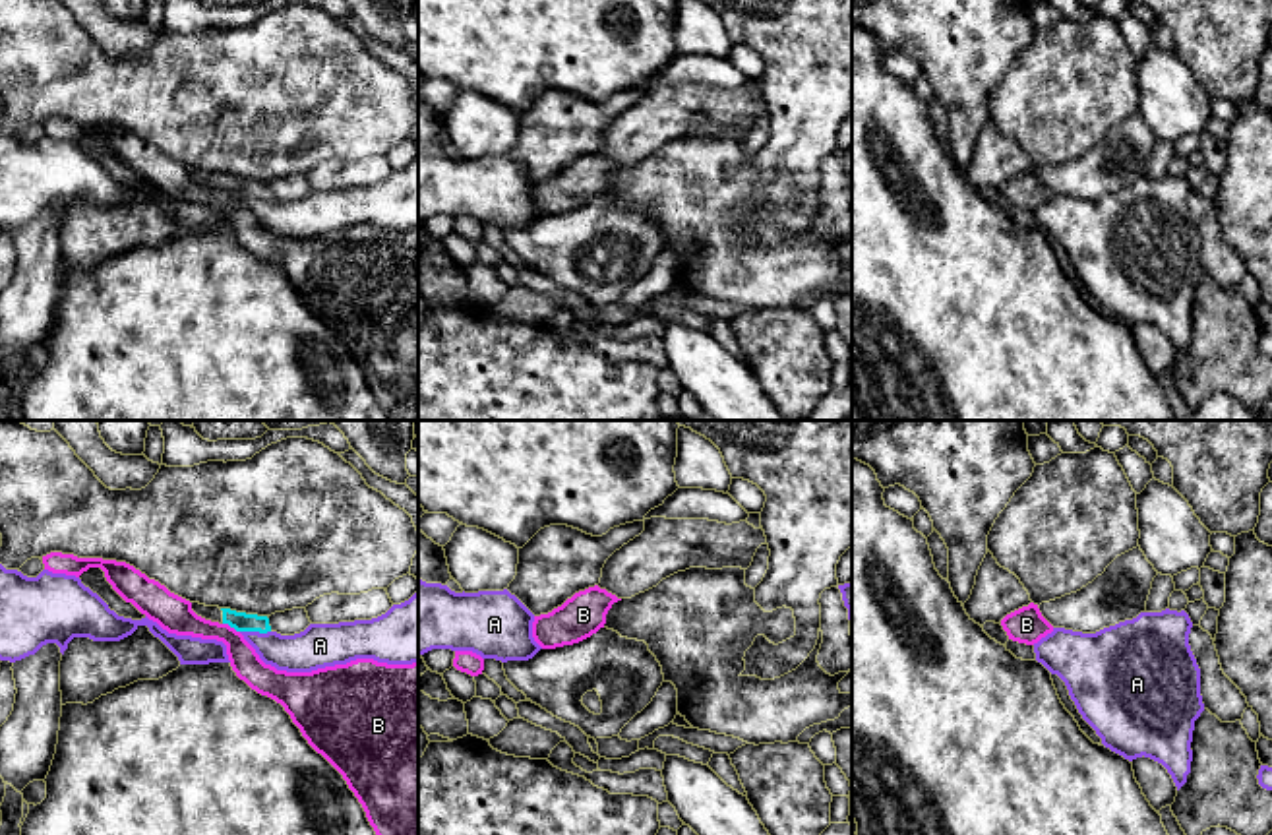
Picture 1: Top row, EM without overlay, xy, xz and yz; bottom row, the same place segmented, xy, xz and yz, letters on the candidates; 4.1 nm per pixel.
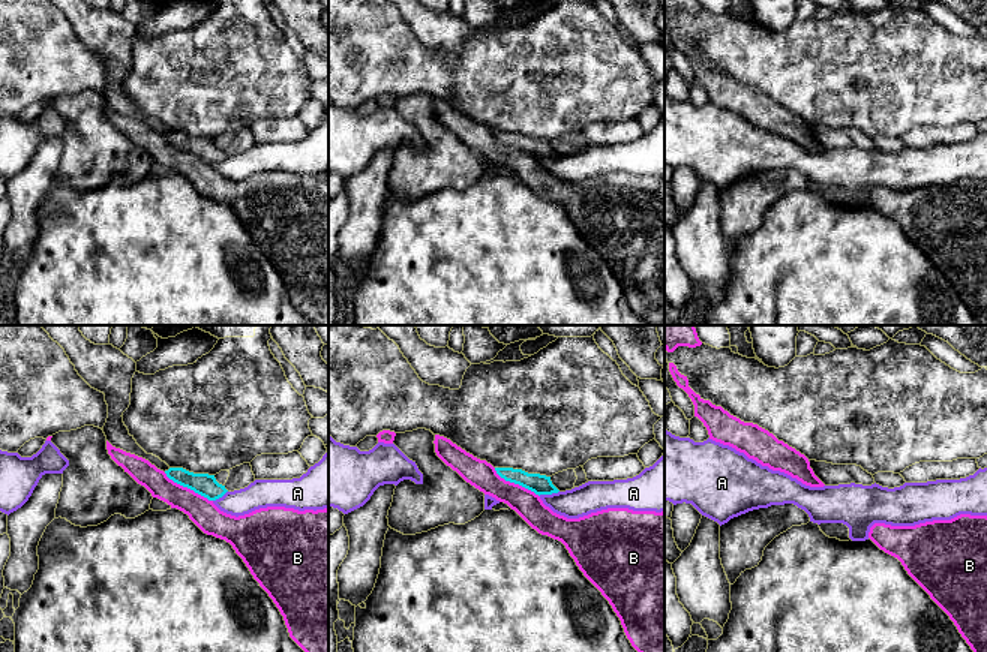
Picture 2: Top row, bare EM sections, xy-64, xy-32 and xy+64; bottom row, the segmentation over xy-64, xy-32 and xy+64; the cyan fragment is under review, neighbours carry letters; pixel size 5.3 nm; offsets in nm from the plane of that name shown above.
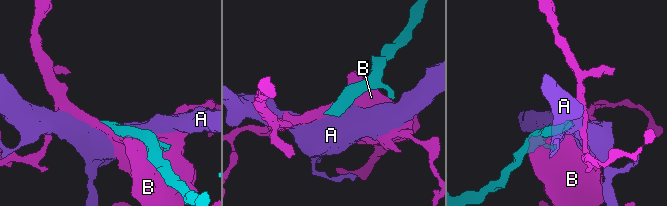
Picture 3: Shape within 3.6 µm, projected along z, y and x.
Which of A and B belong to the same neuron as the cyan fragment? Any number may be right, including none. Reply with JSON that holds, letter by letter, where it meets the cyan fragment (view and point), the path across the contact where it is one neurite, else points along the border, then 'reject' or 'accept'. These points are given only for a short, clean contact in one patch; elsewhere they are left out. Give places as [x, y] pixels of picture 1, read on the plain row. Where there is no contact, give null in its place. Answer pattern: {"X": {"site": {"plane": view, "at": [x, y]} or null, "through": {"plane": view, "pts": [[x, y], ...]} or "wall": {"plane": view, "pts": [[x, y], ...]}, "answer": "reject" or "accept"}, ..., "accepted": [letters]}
{"A": {"site": {"plane": "xy", "at": [256, 196]}, "wall": {"plane": "xy", "pts": [[241, 196], [270, 198]]}, "answer": "reject"}, "B": {"site": {"plane": "xy", "at": [231, 192]}, "answer": "reject"}, "accepted": []}

